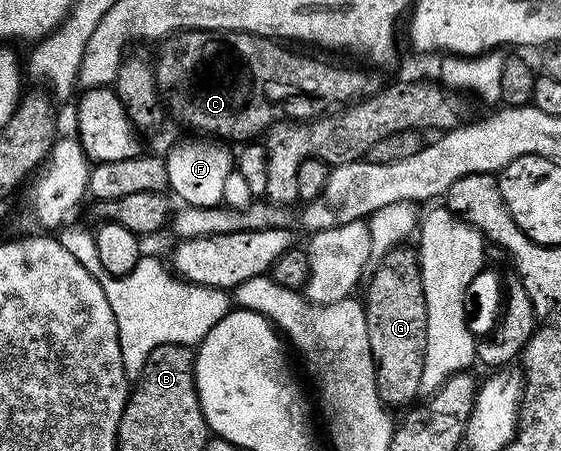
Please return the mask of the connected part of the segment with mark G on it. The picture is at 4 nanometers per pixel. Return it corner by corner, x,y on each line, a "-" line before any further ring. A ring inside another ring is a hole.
399,245
390,250
375,267
375,271
369,281
363,306
367,317
367,337
371,346
373,364
376,365
376,389
381,403
396,409
410,406
416,395
420,394
423,361
426,359
427,345
427,311
425,295
419,282
419,265
416,261
416,252
405,249

